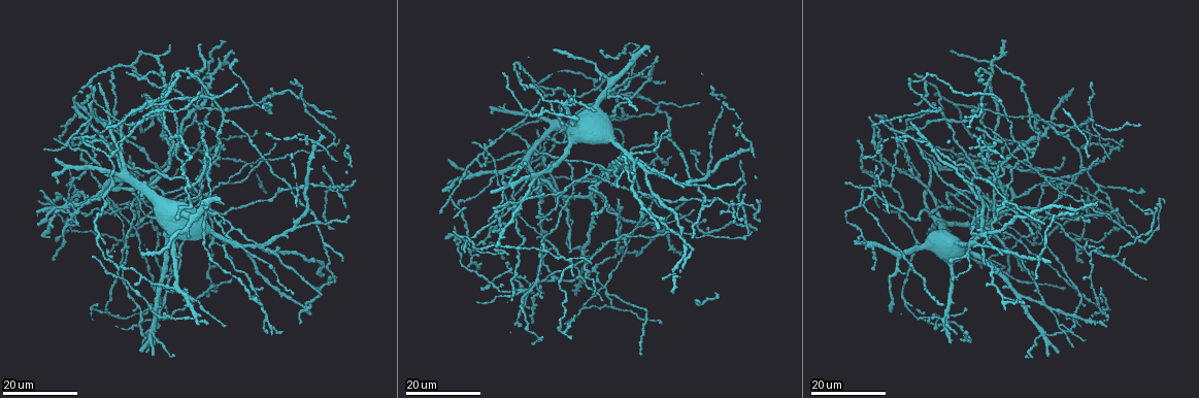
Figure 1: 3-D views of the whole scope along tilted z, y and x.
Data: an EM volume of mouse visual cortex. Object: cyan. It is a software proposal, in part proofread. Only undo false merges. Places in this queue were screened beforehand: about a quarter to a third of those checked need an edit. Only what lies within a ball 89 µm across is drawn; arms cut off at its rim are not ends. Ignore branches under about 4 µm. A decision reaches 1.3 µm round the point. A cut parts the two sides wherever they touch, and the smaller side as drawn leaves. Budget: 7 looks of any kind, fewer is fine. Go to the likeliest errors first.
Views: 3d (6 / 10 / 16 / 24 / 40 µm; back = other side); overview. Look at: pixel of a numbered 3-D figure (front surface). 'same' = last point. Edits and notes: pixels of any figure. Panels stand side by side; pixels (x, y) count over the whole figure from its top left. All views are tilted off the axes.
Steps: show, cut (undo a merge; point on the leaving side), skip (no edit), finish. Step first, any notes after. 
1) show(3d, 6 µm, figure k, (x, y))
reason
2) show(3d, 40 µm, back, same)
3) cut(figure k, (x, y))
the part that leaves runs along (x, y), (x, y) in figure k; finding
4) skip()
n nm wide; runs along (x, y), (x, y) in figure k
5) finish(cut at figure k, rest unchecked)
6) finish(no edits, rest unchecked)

show(3d, 16 µm, figure 1, (115, 209))
four-way junction

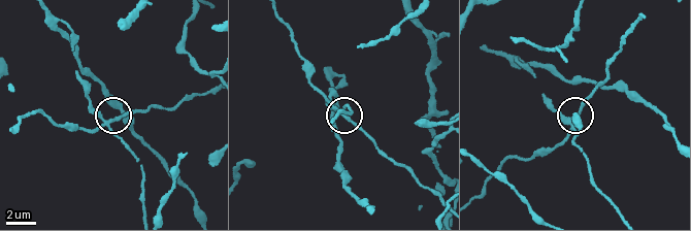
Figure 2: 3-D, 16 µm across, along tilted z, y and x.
show(3d, 10 µm, figure 2, (114, 120))

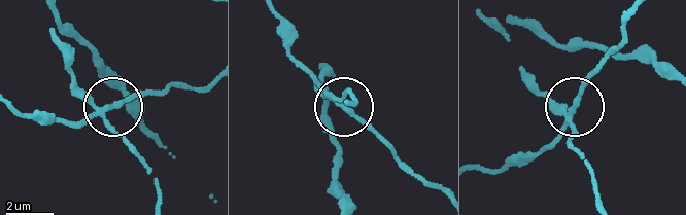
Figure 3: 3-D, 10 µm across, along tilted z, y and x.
cut(figure 3, (80, 128))
180 nm wide; the part that leaves runs along (569, 117), (635, 11) in figure 3; a second cell is stuck on

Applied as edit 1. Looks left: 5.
show(3d, 24 µm, figure 1, (161, 194))
four or more arms meet

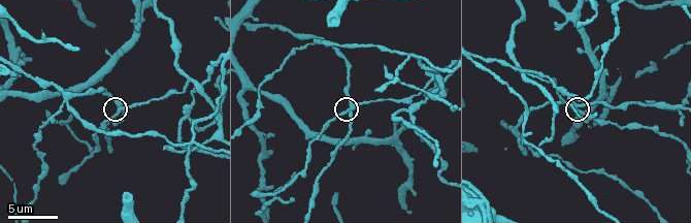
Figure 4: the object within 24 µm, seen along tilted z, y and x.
show(3d, 10 µm, figure 4, (352, 107))

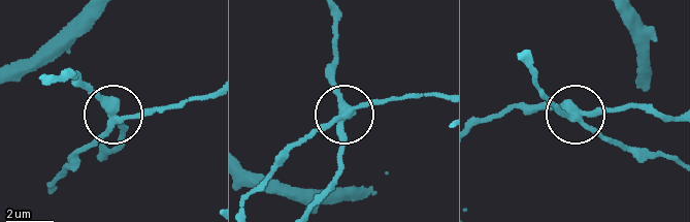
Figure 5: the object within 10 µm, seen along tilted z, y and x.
skip()
side arm 16 µm; runs along (334, 20), (332, 86), (340, 113), (287, 151) in figure 5; one cell here

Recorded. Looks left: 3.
show(3d, 16 µm, figure 1, (211, 285))
a fork

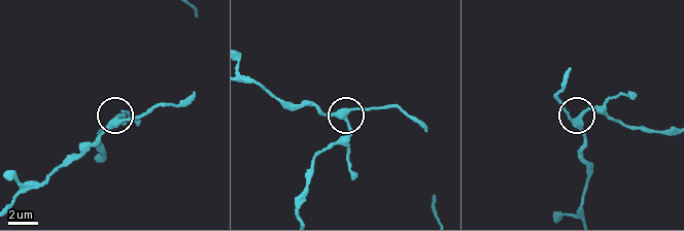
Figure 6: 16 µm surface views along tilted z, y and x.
show(3d, 6 µm, figure 6, (117, 120))

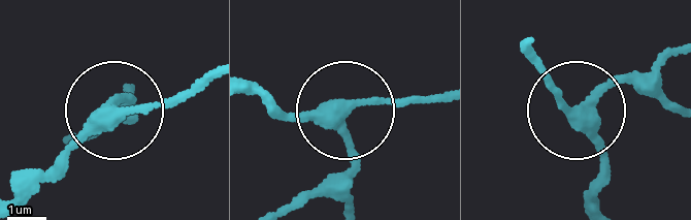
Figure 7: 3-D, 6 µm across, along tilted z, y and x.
skip()
runs along (20, 208), (122, 112), (201, 91) in figure 7; one cell here

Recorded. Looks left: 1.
finish(cut at figure 3, rest unchecked)

